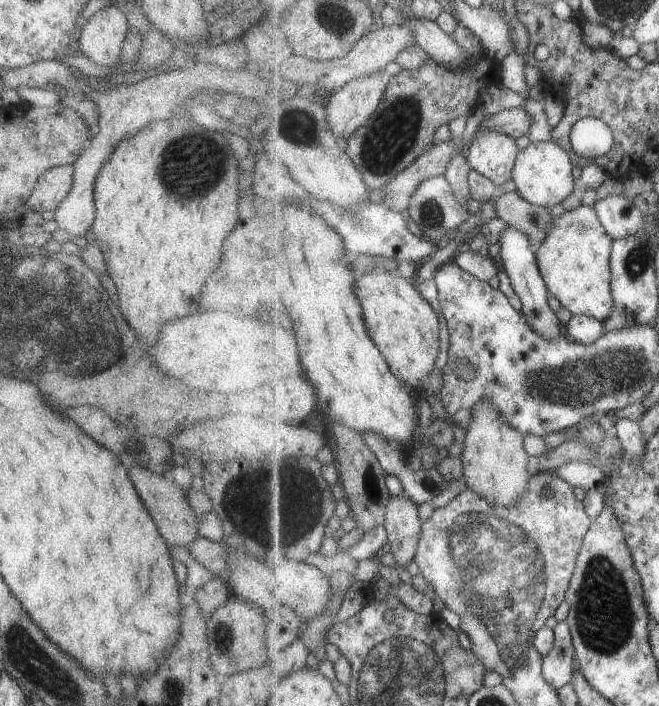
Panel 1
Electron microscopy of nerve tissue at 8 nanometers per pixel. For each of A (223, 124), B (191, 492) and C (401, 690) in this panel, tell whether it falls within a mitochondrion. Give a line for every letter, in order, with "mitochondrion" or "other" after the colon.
A: other
B: other
C: mitochondrion

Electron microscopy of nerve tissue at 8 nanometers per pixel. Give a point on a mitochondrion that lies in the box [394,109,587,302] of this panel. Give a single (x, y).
(431, 214)

